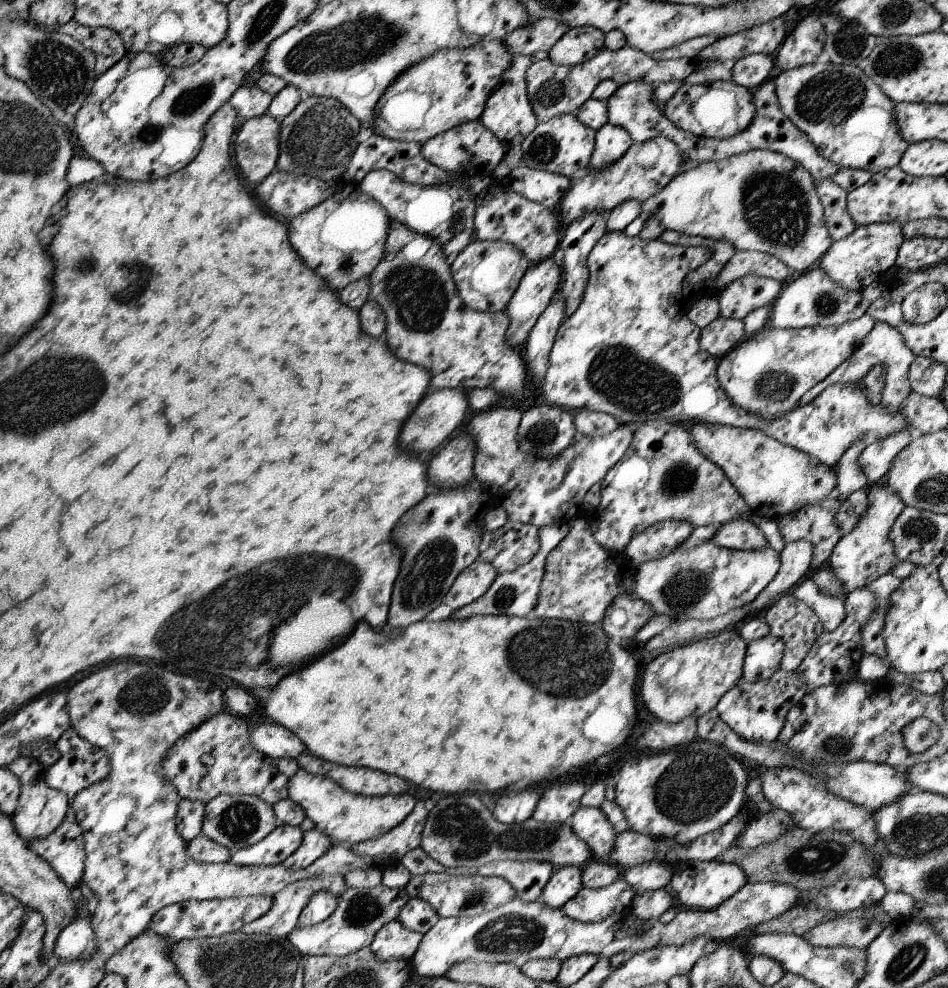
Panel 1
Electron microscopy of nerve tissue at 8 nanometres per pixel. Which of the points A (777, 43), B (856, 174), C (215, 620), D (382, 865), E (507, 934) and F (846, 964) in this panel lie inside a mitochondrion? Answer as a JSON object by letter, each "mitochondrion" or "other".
{"A":"other","B":"other","C":"mitochondrion","D":"other","E":"mitochondrion","F":"mitochondrion"}

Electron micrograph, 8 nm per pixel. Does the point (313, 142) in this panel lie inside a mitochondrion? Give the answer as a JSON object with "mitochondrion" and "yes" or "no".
{"mitochondrion":"yes"}

